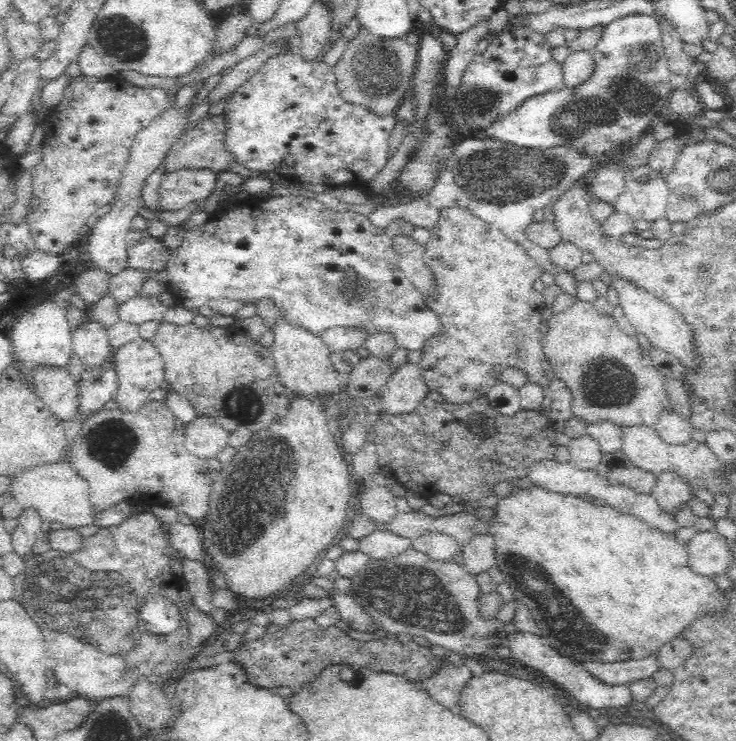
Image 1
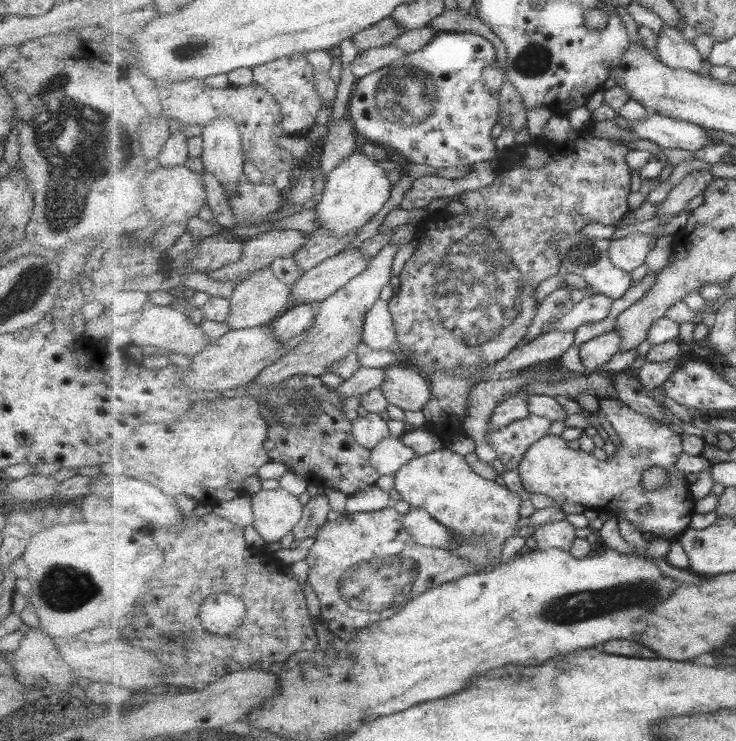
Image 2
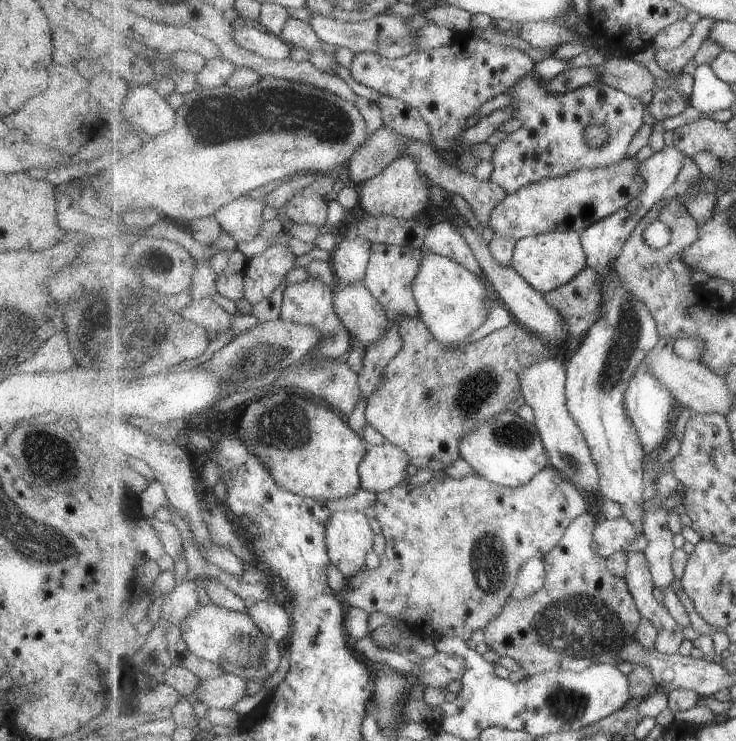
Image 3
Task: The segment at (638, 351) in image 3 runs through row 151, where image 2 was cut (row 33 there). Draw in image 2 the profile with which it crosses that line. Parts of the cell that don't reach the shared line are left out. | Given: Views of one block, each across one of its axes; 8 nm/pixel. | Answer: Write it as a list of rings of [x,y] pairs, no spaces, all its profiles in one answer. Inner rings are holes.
[[[664,27],[657,36],[655,48],[660,60],[669,65],[669,68],[689,68],[697,73],[701,71],[701,74],[708,71],[708,64],[701,58],[699,50],[678,28]]]

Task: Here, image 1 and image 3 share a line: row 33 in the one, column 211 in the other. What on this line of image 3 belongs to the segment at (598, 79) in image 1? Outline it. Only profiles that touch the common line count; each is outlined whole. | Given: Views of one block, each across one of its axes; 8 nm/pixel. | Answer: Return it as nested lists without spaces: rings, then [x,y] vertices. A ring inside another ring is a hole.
[[[211,601],[199,606],[185,620],[181,620],[179,628],[191,652],[216,662],[223,670],[240,676],[246,681],[262,683],[271,678],[281,666],[281,658],[283,658],[281,644],[267,636],[247,611],[229,610]]]

